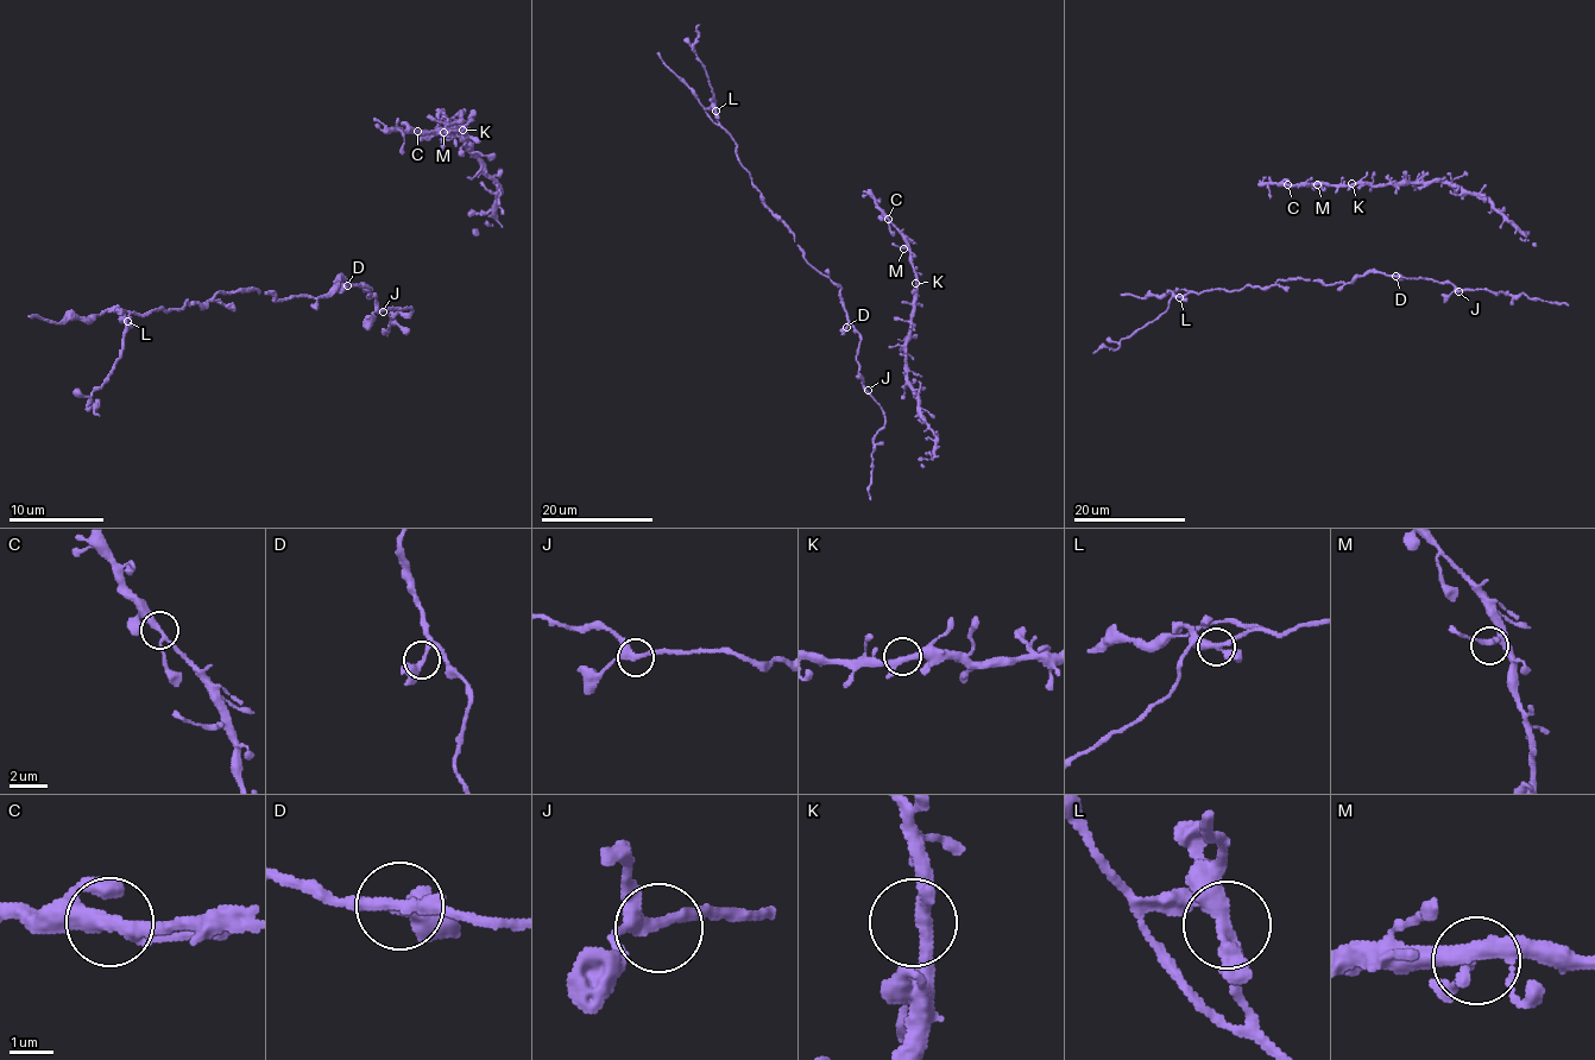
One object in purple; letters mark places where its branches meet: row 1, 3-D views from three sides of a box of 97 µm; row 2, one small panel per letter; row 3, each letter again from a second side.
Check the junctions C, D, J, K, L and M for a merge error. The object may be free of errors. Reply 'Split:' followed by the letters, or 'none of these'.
Split: none of these

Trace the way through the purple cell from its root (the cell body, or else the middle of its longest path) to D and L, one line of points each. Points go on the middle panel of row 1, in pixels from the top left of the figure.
D: (865, 391), (856, 360), (861, 334), (850, 323), (846, 327)
L: (865, 391), (856, 360), (861, 334), (848, 319), (840, 288), (805, 258), (794, 234), (764, 203), (716, 111)

